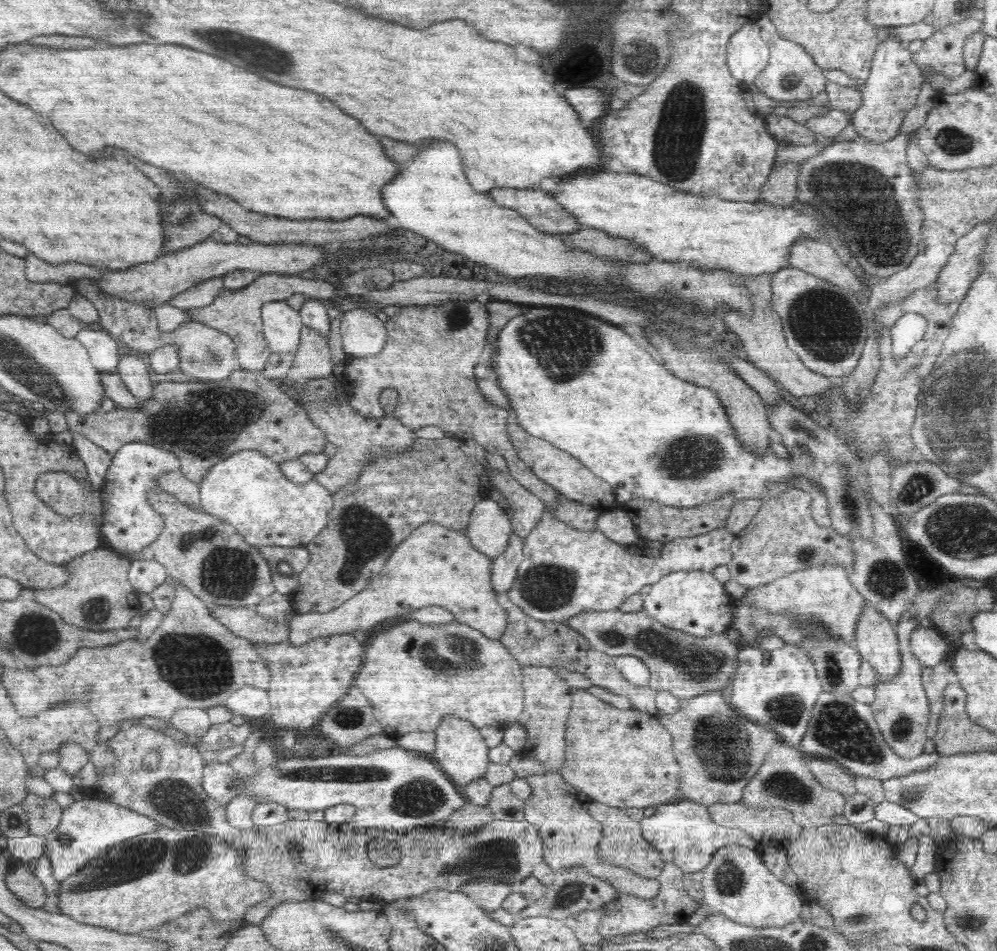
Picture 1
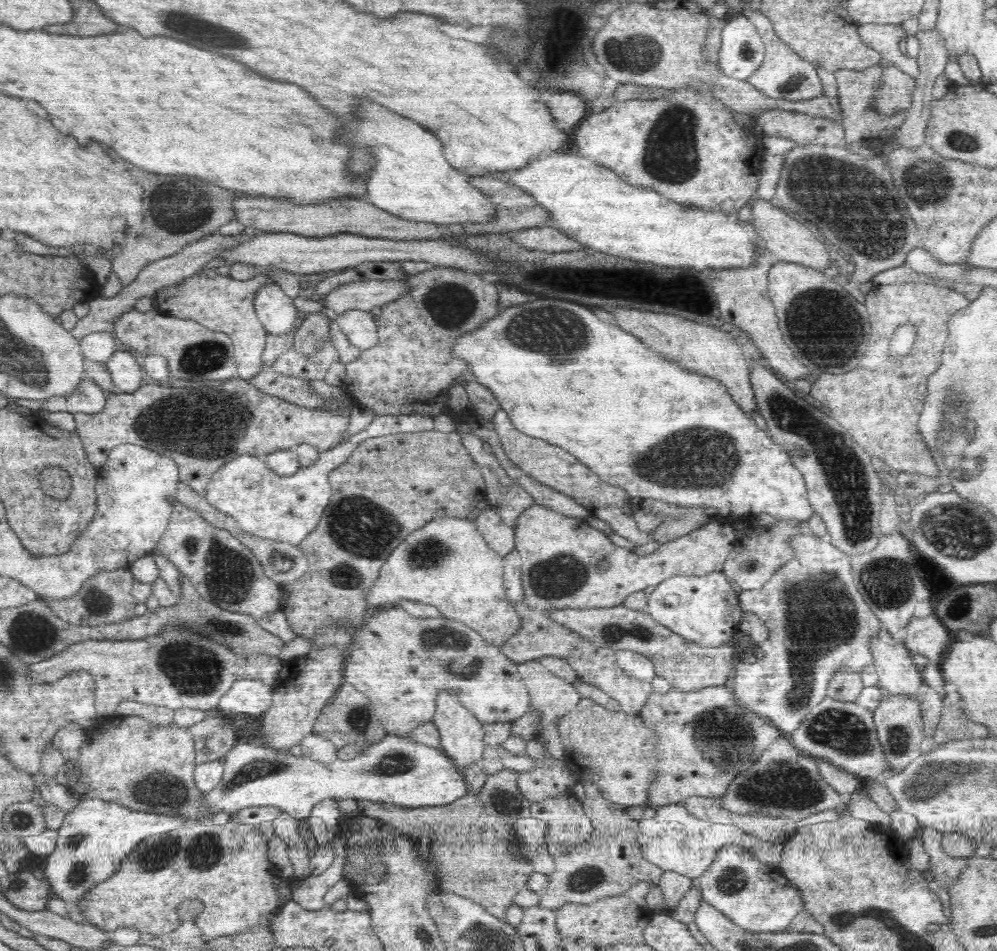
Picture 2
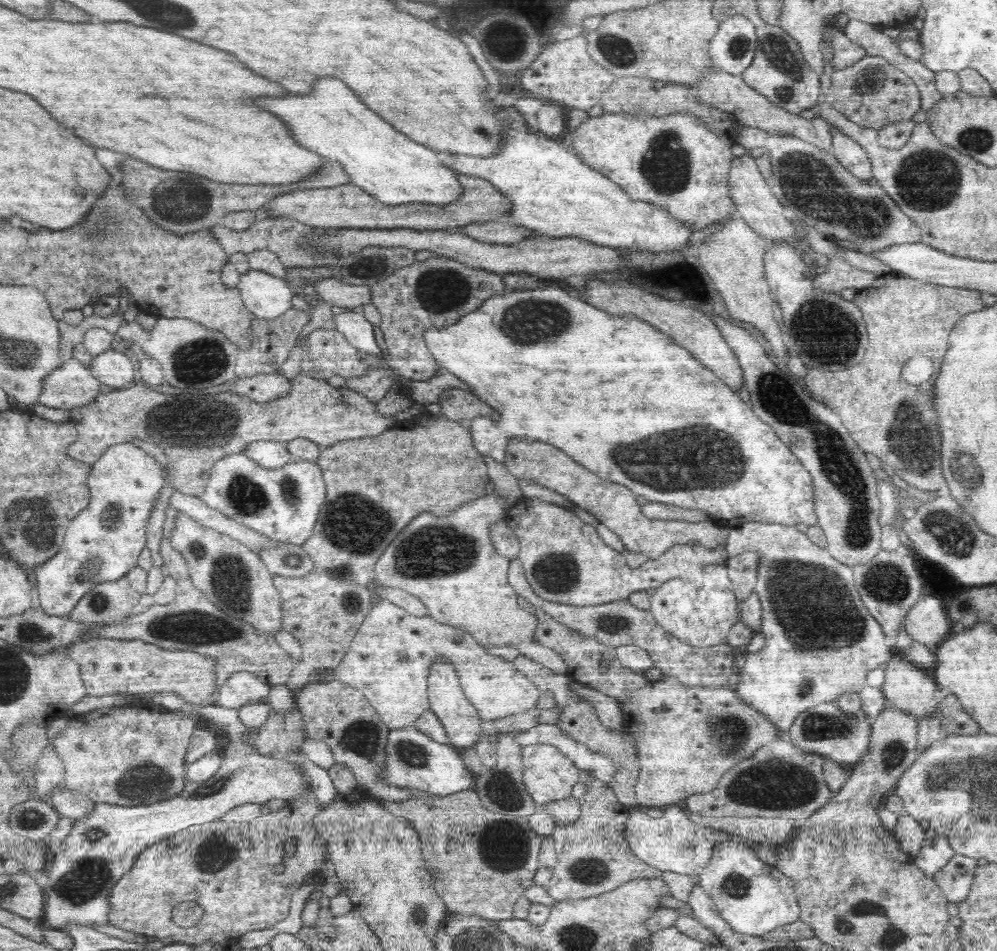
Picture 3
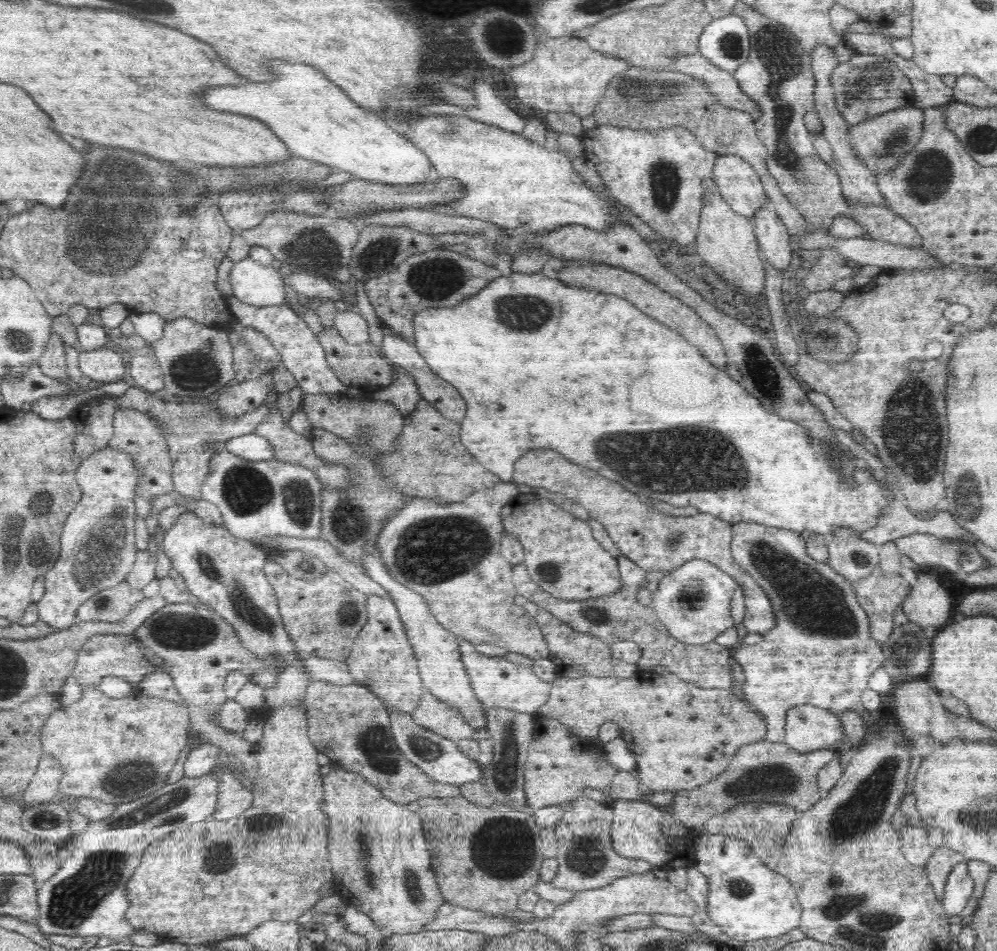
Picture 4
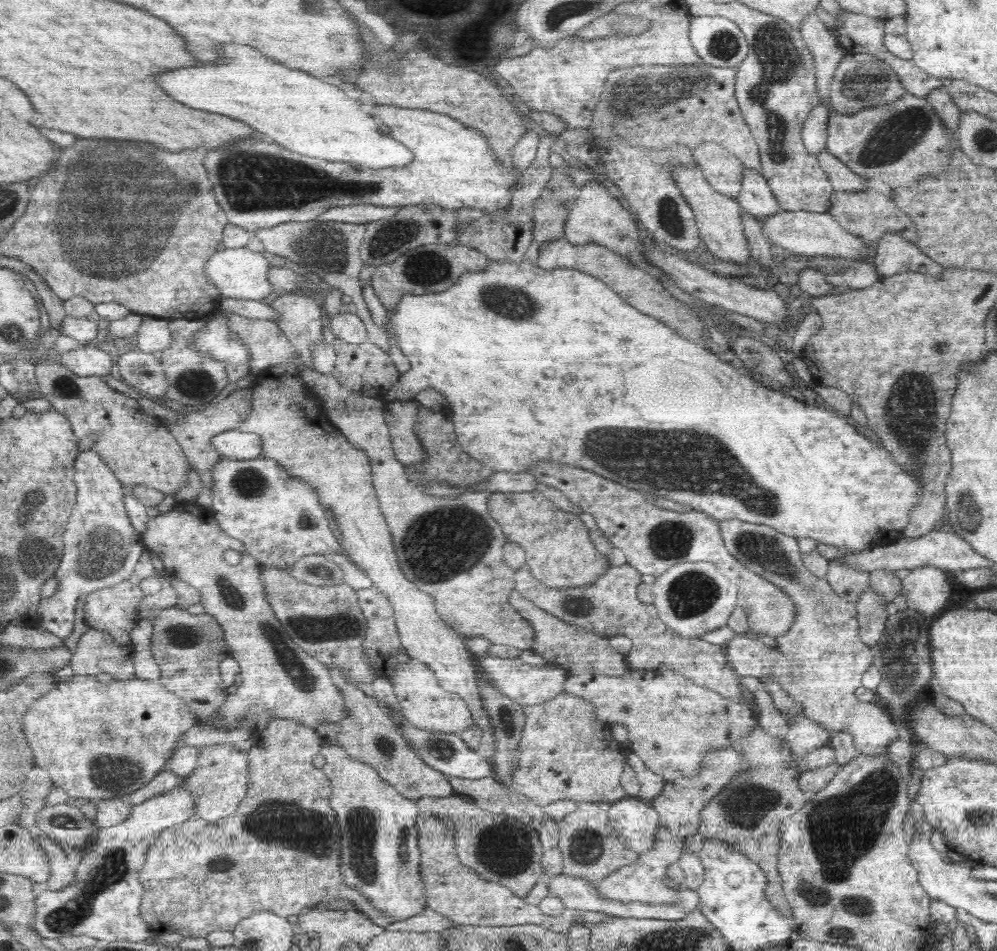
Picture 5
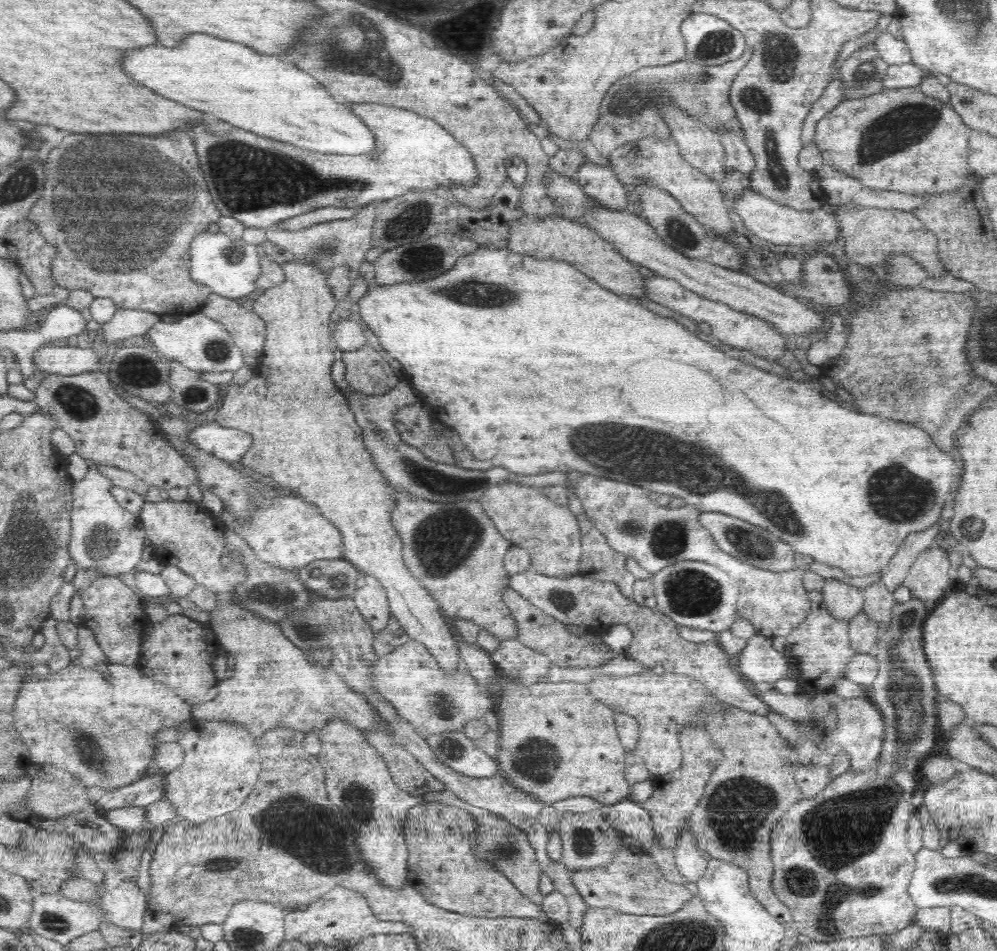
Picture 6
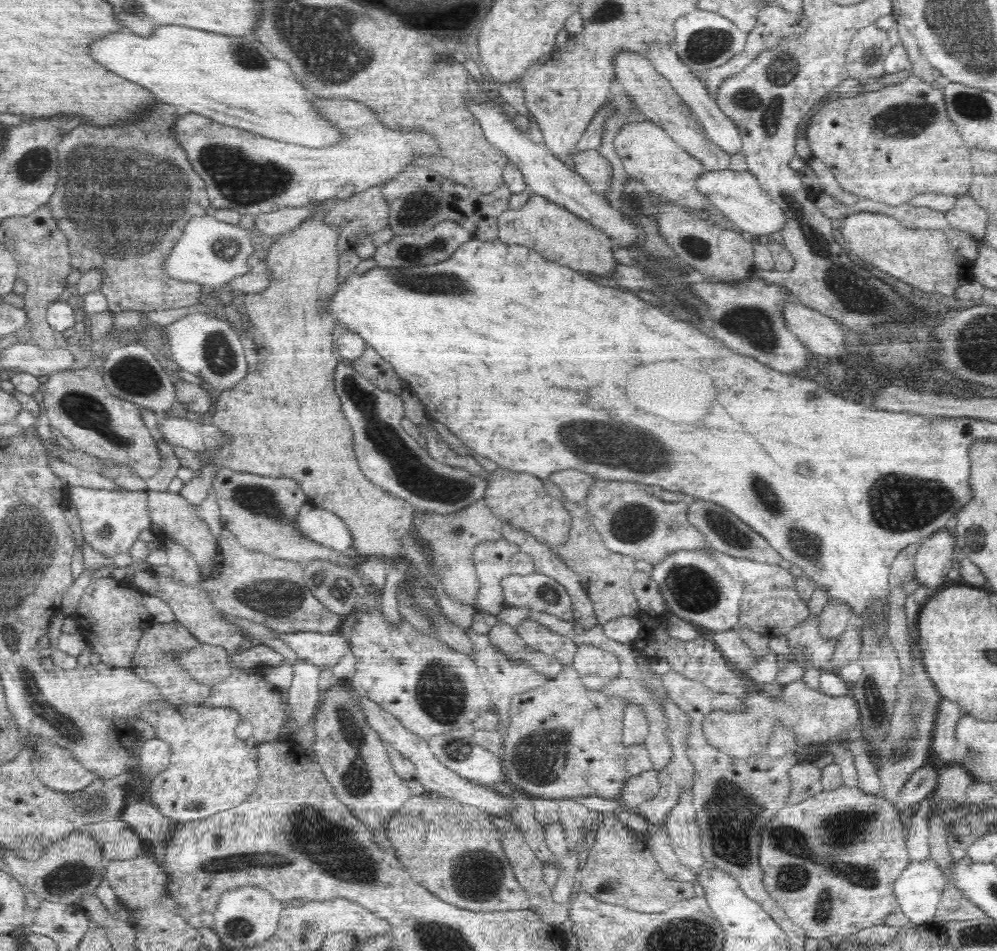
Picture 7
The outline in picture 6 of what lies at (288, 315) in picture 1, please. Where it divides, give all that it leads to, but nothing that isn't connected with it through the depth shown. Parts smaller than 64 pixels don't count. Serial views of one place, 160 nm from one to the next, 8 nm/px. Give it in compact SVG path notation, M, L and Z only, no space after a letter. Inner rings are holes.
M215 228L206 229L198 233L189 244L190 253L190 278L196 282L200 282L209 286L212 293L219 294L220 296L237 299L244 298L256 289L255 280L261 275L261 257L256 251L256 245L246 243L242 238L233 239L222 233L222 231Z

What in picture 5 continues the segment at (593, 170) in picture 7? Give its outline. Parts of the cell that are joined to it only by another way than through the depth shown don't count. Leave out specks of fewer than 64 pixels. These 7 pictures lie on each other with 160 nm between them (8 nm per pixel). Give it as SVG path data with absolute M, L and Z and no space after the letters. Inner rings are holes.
M606 180L588 181L581 187L580 196L568 207L568 218L564 228L566 239L573 245L586 246L594 242L620 253L625 260L657 279L661 278L662 274L666 276L664 271L660 271L651 262L647 262L646 246L640 240L636 218Z

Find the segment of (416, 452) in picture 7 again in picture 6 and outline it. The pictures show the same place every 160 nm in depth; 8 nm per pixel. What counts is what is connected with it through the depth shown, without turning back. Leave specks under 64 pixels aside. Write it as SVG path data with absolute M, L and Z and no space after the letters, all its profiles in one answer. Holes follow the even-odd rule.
M335 360L331 368L331 377L335 385L340 390L341 397L345 398L349 403L356 424L362 429L362 440L367 452L370 452L373 464L383 474L388 484L402 493L406 492L406 496L412 498L423 498L428 502L437 502L438 504L462 502L476 500L484 494L487 488L494 485L505 483L506 481L514 481L532 487L544 488L546 486L560 485L566 489L568 493L568 506L575 516L586 513L583 509L580 499L574 495L574 490L568 487L568 475L560 471L546 471L537 475L526 476L524 474L514 474L504 467L492 467L485 471L470 470L458 467L458 464L448 465L447 463L437 463L424 456L418 448L404 443L394 417L403 407L414 404L420 400L417 394L414 394L414 387L408 384L396 384L390 392L379 395L366 395L364 392L355 391L349 388L346 383L346 367L341 360Z

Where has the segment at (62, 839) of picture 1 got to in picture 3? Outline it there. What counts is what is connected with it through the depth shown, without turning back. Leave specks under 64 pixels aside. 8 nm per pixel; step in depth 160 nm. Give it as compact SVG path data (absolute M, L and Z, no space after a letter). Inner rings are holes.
M154 693L140 697L171 711L189 712L191 717L200 723L214 726L213 731L227 735L232 742L224 749L220 768L209 779L187 781L178 794L152 804L134 806L96 802L88 816L76 820L72 832L63 840L62 849L48 861L46 874L49 881L44 888L45 909L38 920L45 928L65 930L70 924L90 928L108 924L108 896L120 878L134 866L136 856L146 846L188 827L212 822L224 816L231 808L248 803L263 804L272 798L285 801L296 798L308 789L312 790L306 773L297 768L291 759L262 756L256 751L256 746L251 746L243 739L248 728L240 721L239 709L226 708L220 703L194 705L176 693ZM414 725L391 729L389 732L384 779L390 785L404 789L418 789L430 793L430 796L443 797L474 789L475 777L466 769L459 751L450 745L435 742Z

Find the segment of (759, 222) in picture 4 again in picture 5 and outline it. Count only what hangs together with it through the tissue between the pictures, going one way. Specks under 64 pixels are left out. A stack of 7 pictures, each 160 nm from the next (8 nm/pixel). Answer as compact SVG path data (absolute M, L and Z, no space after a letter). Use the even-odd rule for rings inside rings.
M756 170L743 172L742 190L736 199L744 211L762 222L768 215L783 210L778 200L772 195L767 180Z

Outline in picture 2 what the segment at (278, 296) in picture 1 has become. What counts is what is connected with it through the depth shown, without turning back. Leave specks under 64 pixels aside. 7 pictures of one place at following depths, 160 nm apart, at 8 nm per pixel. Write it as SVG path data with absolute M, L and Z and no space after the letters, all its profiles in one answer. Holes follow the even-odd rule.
M216 269L199 270L180 283L163 286L154 294L154 309L165 315L192 319L214 332L223 332L235 344L235 357L239 378L251 379L261 371L262 355L266 346L267 330L259 321L253 300L255 292L264 283L274 283L269 276L256 275L246 280L220 276Z

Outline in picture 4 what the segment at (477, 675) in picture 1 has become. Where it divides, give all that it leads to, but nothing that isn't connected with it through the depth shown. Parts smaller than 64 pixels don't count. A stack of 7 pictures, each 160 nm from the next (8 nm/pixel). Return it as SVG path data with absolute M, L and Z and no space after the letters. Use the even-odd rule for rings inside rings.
M374 594L367 595L365 608L366 625L358 634L352 651L344 662L348 665L351 676L358 681L358 685L368 688L376 695L388 712L402 710L404 713L410 713L418 706L422 680L398 609L389 596L382 598ZM458 638L460 656L472 689L485 712L492 707L502 707L516 713L532 713L548 702L553 684L540 680L531 666L514 664L502 657L486 656L476 651L475 645Z

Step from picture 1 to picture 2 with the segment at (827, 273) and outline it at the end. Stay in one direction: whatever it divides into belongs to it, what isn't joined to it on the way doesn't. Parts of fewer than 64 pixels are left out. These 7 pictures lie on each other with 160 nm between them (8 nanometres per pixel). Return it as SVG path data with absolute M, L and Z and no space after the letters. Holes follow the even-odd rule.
M757 191L750 196L746 205L750 206L751 224L759 236L759 242L772 252L779 262L796 263L828 274L834 272L834 263L830 261L828 253L830 249L826 248L822 240L816 238L816 234L810 231L808 226L788 216L782 208L772 205L770 200L759 198Z

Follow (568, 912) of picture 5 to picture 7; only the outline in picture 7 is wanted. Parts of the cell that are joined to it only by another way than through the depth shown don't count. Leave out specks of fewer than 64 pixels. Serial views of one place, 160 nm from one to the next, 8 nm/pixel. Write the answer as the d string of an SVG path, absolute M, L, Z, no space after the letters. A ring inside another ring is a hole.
M425 792L421 795L411 796L394 814L385 822L385 835L386 838L393 844L395 856L398 856L398 860L402 862L406 869L412 875L413 881L416 881L419 885L426 888L429 892L432 892L436 897L442 901L446 901L449 905L462 907L466 910L474 912L498 912L509 910L524 910L530 908L530 900L526 892L521 887L521 884L516 880L516 875L512 870L510 861L504 855L504 849L502 849L502 830L498 828L492 819L490 814L485 810L479 809L476 806L472 806L468 803L461 803L453 798L448 798L442 795L436 795L435 793Z

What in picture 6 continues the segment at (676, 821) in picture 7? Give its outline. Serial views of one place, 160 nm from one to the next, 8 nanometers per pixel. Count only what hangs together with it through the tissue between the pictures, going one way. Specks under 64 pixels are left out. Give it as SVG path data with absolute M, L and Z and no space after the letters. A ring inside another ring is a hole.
M690 828L680 831L677 845L672 849L676 866L688 882L697 882L707 869L707 861L700 855L695 835Z

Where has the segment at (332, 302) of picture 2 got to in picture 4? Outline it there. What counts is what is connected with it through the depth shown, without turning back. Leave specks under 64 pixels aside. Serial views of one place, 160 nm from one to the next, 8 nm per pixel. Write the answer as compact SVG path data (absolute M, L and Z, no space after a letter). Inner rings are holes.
M290 274L283 278L286 285L291 286L297 293L305 293L318 298L329 298L334 302L343 300L346 293L332 285L331 280L325 277L305 274Z

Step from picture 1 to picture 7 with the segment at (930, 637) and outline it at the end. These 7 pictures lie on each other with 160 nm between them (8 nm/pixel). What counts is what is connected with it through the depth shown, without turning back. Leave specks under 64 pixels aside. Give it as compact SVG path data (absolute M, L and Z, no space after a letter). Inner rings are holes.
M940 529L920 540L914 562L914 578L920 585L940 590L949 582L947 574L955 566L955 539L947 530Z

